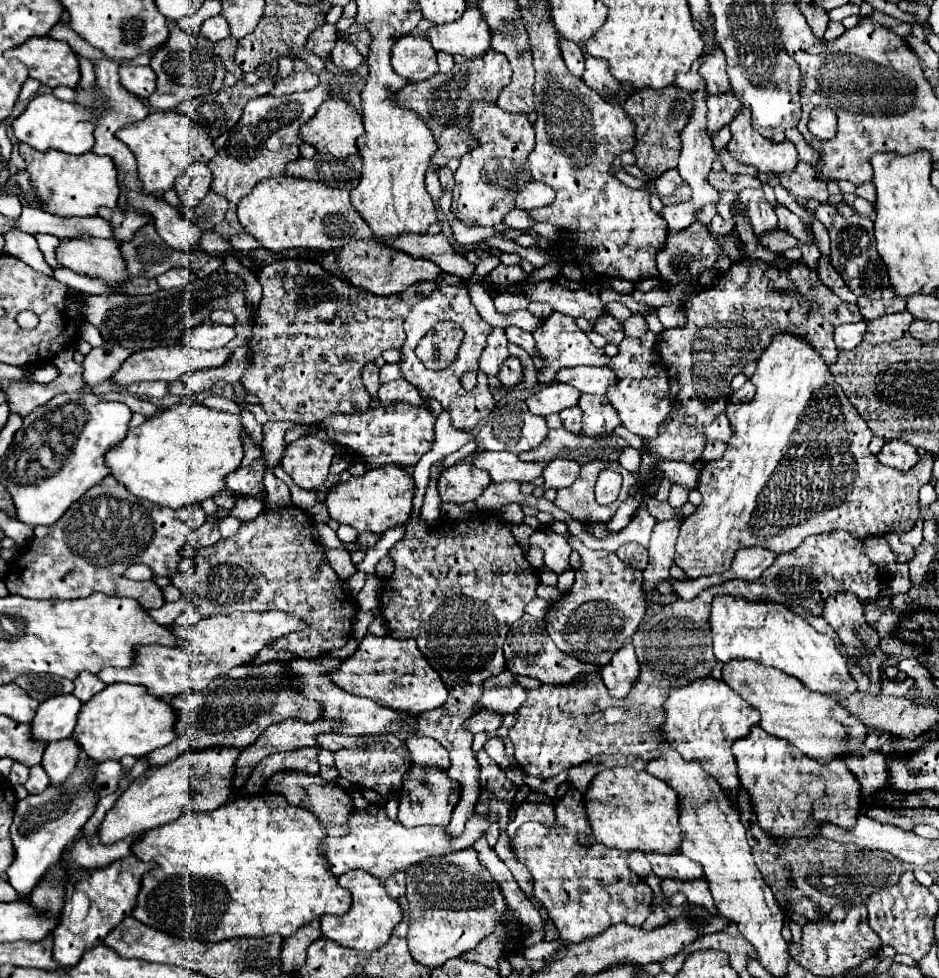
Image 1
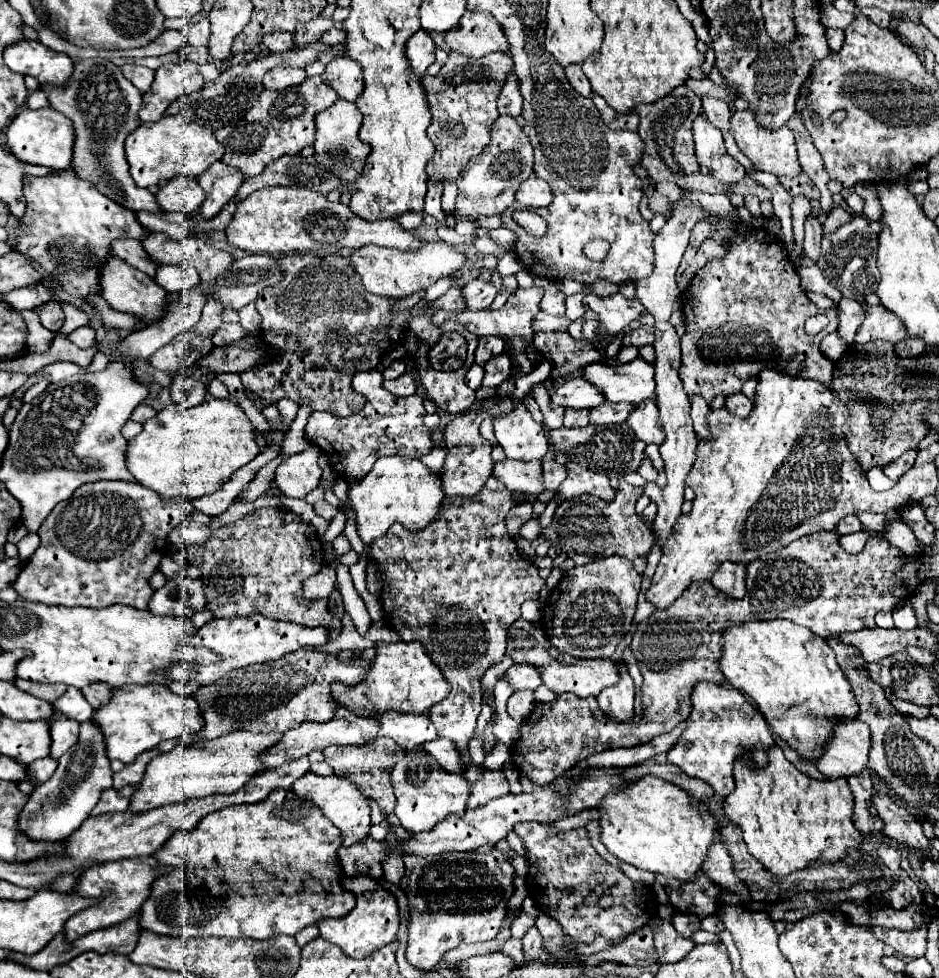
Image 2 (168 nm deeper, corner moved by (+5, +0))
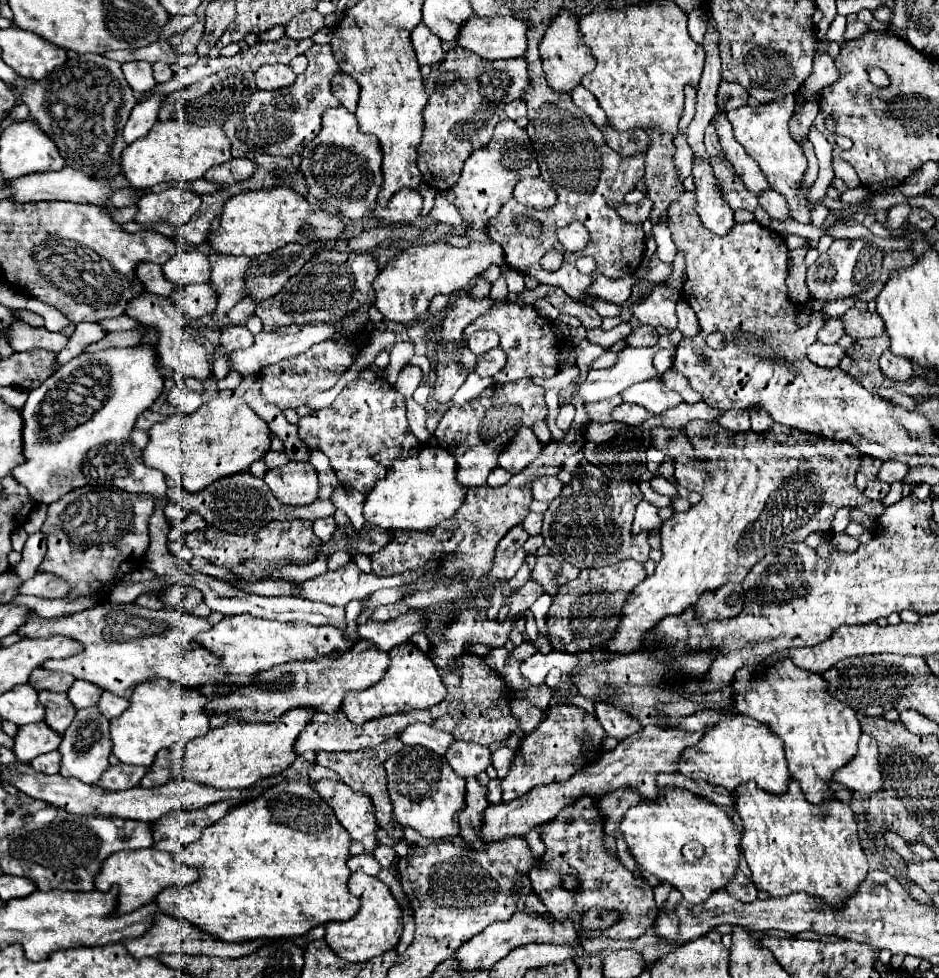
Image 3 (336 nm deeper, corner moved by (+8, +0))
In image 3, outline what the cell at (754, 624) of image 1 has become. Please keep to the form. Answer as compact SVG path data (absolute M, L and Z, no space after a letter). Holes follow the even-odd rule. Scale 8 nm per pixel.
M788 658L776 662L772 668L756 672L742 668L734 676L734 708L762 724L784 740L788 768L798 780L804 798L810 804L826 804L832 798L830 780L836 770L846 766L858 752L860 724L856 712L832 698L826 692L826 682L820 674L812 674L794 666Z

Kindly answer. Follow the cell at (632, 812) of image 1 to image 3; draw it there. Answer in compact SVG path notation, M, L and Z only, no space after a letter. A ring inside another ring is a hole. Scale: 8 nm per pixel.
M664 788L662 798L656 798L650 804L640 802L636 806L630 806L624 820L620 822L620 830L624 832L628 850L634 856L634 860L640 866L644 866L648 872L652 872L658 880L670 882L692 904L702 904L702 902L706 902L706 898L710 898L712 892L726 888L740 868L742 830L730 820L730 816L726 814L724 808L720 808L704 798L698 798L686 790Z

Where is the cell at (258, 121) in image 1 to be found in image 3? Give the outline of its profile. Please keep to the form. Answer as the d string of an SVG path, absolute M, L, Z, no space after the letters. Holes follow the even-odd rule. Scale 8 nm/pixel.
M314 44L304 54L308 58L308 68L304 74L296 78L296 82L288 88L264 92L256 90L250 96L250 102L240 114L228 118L224 124L224 132L232 146L232 156L242 158L248 152L270 154L270 156L292 156L300 154L318 132L320 132L320 118L326 108L340 106L338 98L332 94L330 76L338 72L338 66L332 56L330 44Z

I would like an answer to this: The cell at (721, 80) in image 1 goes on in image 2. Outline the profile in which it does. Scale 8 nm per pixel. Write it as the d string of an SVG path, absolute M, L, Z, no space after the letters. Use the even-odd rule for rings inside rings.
M705 96L705 98L703 98L703 110L705 110L707 118L711 120L711 124L717 126L719 130L725 132L725 130L731 128L731 126L729 126L729 118L731 118L731 114L729 114L729 108L727 108L727 104L725 104L723 100Z

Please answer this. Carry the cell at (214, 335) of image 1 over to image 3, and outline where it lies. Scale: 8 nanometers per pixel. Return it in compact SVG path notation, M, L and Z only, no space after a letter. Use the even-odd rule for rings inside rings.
M226 326L220 336L220 354L232 354L250 344L254 344L254 334L246 326Z

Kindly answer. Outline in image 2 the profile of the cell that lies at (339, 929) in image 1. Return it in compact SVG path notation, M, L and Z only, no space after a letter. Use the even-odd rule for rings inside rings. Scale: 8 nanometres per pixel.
M361 878L359 886L353 888L357 890L371 890L371 892L357 892L357 906L343 918L323 918L317 922L321 938L337 944L347 956L351 958L365 958L371 952L383 948L385 944L389 944L399 930L399 906L395 896L389 890L383 890L373 878ZM345 930L353 930L353 932L345 932Z

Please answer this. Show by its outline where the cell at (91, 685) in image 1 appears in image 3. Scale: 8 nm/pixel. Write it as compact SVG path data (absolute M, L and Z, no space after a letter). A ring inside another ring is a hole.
M104 692L102 698L100 698L100 702L98 702L98 708L100 708L100 712L108 720L114 720L114 718L118 718L128 708L128 700L118 698L118 696L110 694L110 692Z

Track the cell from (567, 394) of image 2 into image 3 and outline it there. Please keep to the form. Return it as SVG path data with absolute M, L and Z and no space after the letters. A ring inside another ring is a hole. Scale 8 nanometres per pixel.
M624 348L618 362L606 370L590 370L588 378L578 386L578 398L584 402L598 402L620 394L624 388L644 382L644 378L658 376L652 358L658 348Z

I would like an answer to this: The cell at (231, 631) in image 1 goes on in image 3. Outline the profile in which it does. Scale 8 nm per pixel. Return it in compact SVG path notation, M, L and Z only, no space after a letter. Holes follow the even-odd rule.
M240 614L240 616L230 616L230 618L224 618L220 624L216 624L216 628L210 628L208 632L202 632L202 634L198 634L198 642L206 648L206 650L210 650L212 654L216 654L216 656L220 656L228 666L232 666L234 668L233 674L228 674L226 676L227 682L238 682L240 684L240 680L242 680L242 684L250 684L252 680L258 680L258 678L254 678L256 674L260 674L260 672L266 672L266 670L270 670L272 666L278 666L278 664L284 664L284 662L292 662L292 660L310 660L310 658L318 658L318 656L326 656L326 654L344 654L346 650L350 650L350 646L354 646L356 644L356 640L358 640L360 636L358 634L346 634L346 632L342 632L342 630L334 630L334 626L310 626L310 624L306 624L306 622L276 622L276 620L264 620L264 618L256 618L256 616L250 616L250 614Z

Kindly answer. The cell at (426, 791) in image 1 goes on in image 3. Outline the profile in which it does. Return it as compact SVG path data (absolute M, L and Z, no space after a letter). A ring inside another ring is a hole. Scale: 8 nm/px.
M404 746L398 754L392 754L384 762L384 768L388 776L388 794L392 800L392 808L394 808L396 820L402 826L410 826L430 840L444 840L444 838L458 836L458 830L460 830L458 814L464 806L466 780L454 774L454 770L450 770L450 764L444 760L444 756L430 754L430 750L422 746ZM402 782L416 782L414 790L420 796L424 794L424 798L414 802L408 796L404 796Z

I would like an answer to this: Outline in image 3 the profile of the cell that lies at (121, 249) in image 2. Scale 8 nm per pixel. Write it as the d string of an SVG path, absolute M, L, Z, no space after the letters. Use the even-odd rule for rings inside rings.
M142 262L136 268L138 278L142 280L142 284L146 286L148 292L170 298L174 294L174 290L180 290L180 286L174 286L174 282L170 282L164 274L162 274L162 266L152 264L152 262Z

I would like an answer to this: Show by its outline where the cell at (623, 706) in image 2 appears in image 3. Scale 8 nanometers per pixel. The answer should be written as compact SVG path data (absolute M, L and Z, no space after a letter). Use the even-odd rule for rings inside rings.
M608 702L596 704L596 718L602 724L604 732L616 740L628 738L630 734L634 734L642 728L642 724L636 718L632 718L630 714L626 714L624 710L620 710Z

